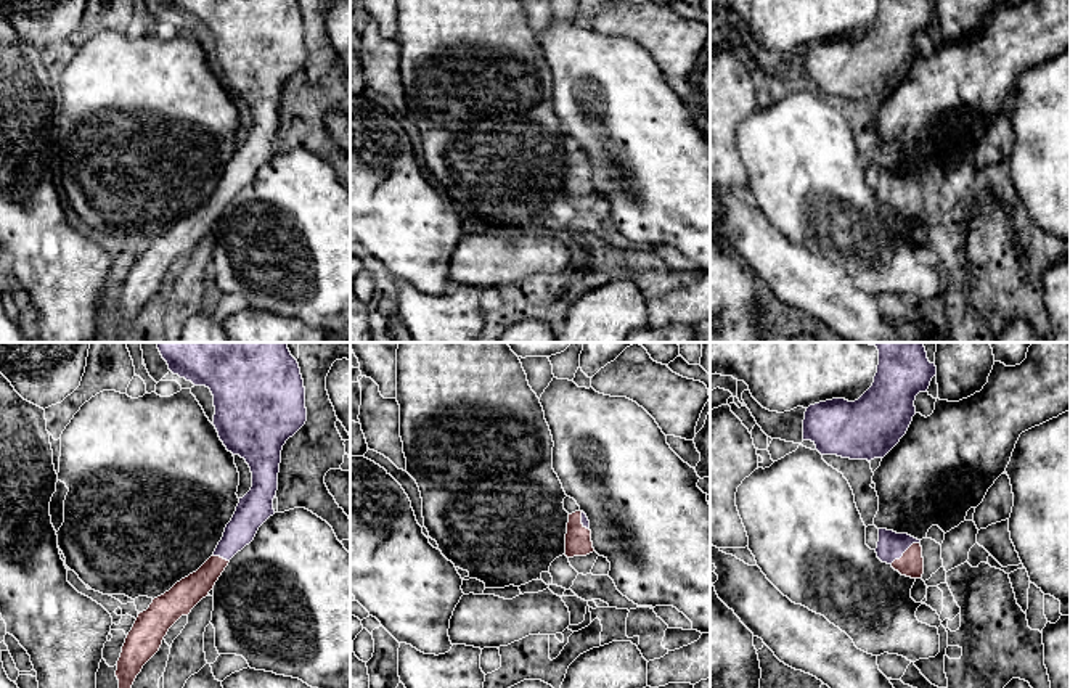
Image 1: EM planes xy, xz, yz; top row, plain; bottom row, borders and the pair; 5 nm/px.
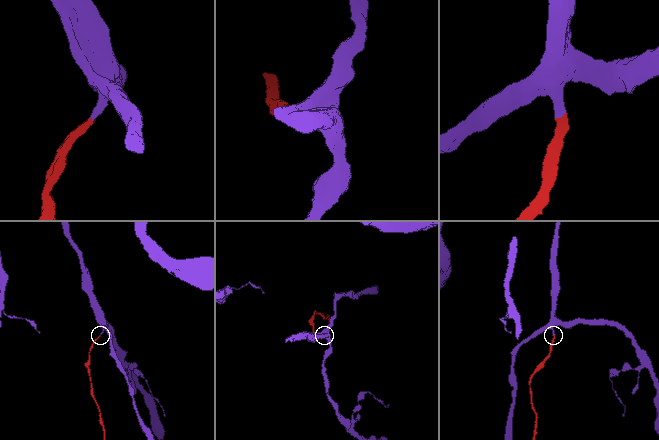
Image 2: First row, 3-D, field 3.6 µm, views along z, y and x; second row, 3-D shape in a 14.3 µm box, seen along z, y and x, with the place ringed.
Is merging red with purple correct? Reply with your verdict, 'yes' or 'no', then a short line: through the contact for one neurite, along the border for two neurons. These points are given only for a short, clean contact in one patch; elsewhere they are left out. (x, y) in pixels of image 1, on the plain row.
yes | yz (911, 204), (903, 193), (890, 185)

